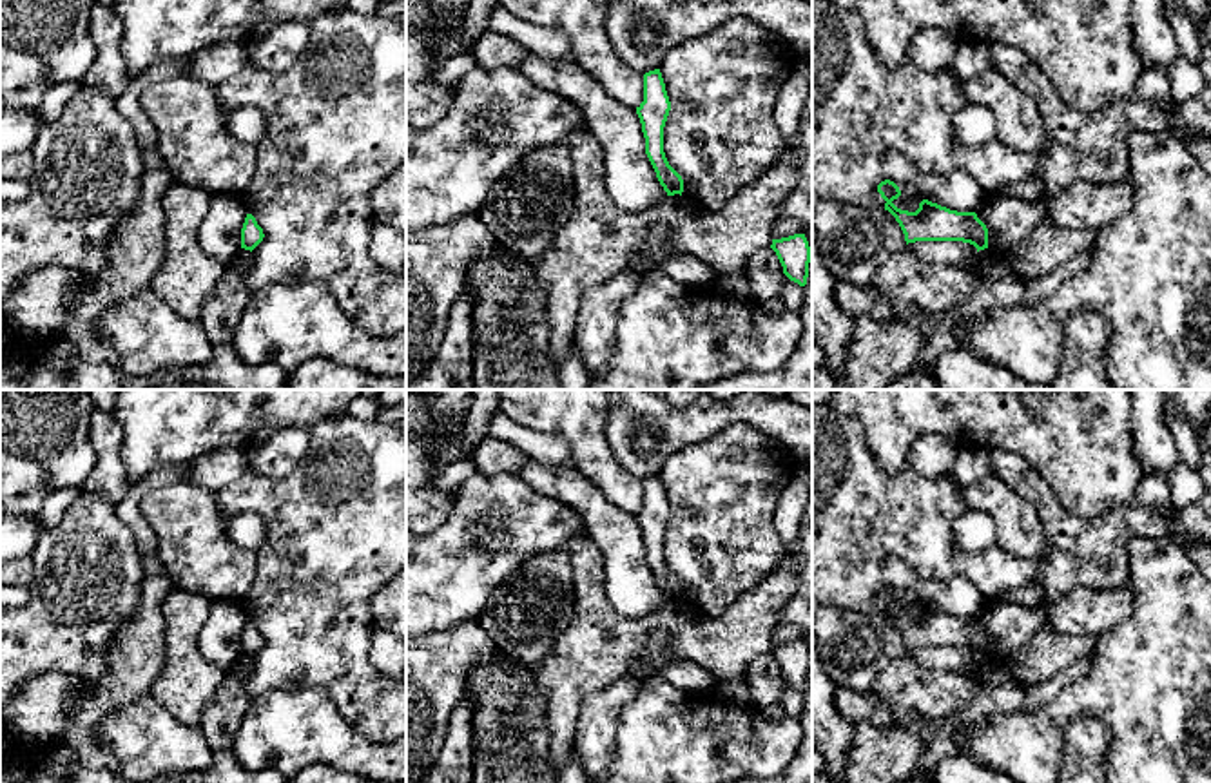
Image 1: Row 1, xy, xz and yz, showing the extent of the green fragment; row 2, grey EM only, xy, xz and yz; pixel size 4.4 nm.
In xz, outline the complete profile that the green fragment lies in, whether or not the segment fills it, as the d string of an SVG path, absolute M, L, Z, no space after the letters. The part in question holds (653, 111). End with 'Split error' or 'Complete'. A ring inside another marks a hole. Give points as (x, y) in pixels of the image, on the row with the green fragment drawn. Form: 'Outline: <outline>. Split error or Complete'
Outline: M660 69L644 74L644 102L636 107L645 138L645 154L667 196L683 192L682 176L669 165L664 152L664 127L671 102Z. Complete

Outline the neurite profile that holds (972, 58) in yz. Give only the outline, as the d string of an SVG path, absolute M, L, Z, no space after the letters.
M961 38L957 42L957 51L952 60L950 71L961 82L966 82L988 69L993 69L990 45L984 42L972 42L970 38Z

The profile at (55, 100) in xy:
M80 82L56 83L44 96L40 107L36 109L42 125L49 123L49 121L54 121L62 114L65 103L74 96L78 87L80 87Z

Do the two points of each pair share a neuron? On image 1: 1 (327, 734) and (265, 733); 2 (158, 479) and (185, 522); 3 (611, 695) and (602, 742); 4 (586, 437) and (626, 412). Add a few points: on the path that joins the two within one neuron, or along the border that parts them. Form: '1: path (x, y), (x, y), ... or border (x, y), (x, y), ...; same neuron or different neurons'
1: path (312, 729), (294, 727), (280, 731); same neuron
2: border (185, 479), (142, 497), (140, 513), (149, 526); different neurons
3: path (606, 705), (602, 709), (602, 731); same neuron
4: border (608, 408), (606, 441), (620, 464); different neurons

